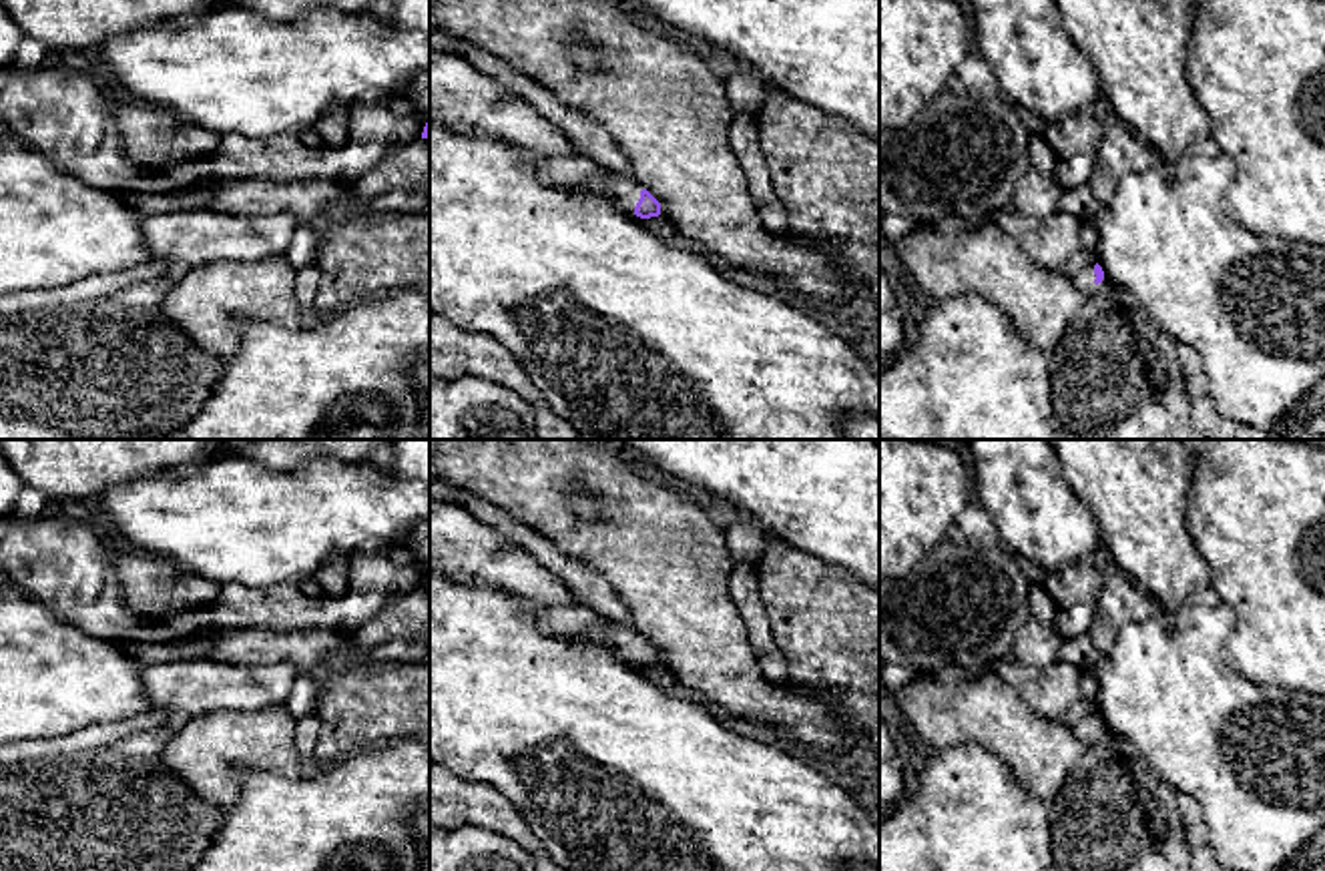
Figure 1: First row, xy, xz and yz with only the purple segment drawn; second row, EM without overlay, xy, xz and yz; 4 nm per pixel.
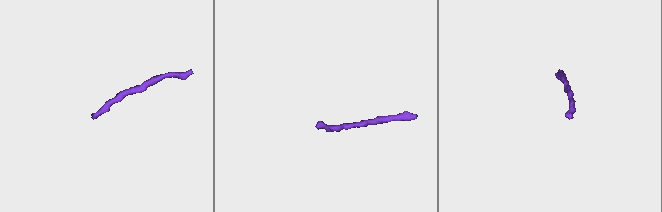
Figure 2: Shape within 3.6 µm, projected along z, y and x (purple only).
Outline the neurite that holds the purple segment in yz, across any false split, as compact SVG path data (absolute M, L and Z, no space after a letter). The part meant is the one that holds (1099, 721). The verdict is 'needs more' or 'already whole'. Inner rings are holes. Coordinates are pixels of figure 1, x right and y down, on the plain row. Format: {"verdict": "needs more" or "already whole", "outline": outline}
{"verdict": "needs more", "outline": "M1098 712L1082 716L1070 729L1074 737L1084 743L1092 743L1092 745L1112 743L1110 731L1104 727L1104 720Z"}

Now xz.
{"verdict": "needs more", "outline": "M606 618L604 626L596 626L578 634L586 642L610 648L624 664L650 668L660 664L660 652L636 630Z"}

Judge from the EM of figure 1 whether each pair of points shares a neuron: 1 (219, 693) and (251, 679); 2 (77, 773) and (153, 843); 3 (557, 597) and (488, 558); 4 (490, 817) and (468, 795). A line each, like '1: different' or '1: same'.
1: same
2: same
3: same
4: same

